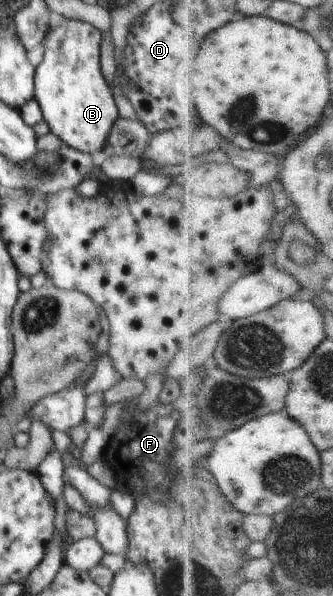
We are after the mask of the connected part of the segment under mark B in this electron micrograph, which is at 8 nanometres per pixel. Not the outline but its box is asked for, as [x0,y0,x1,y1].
[34,19,119,153]

